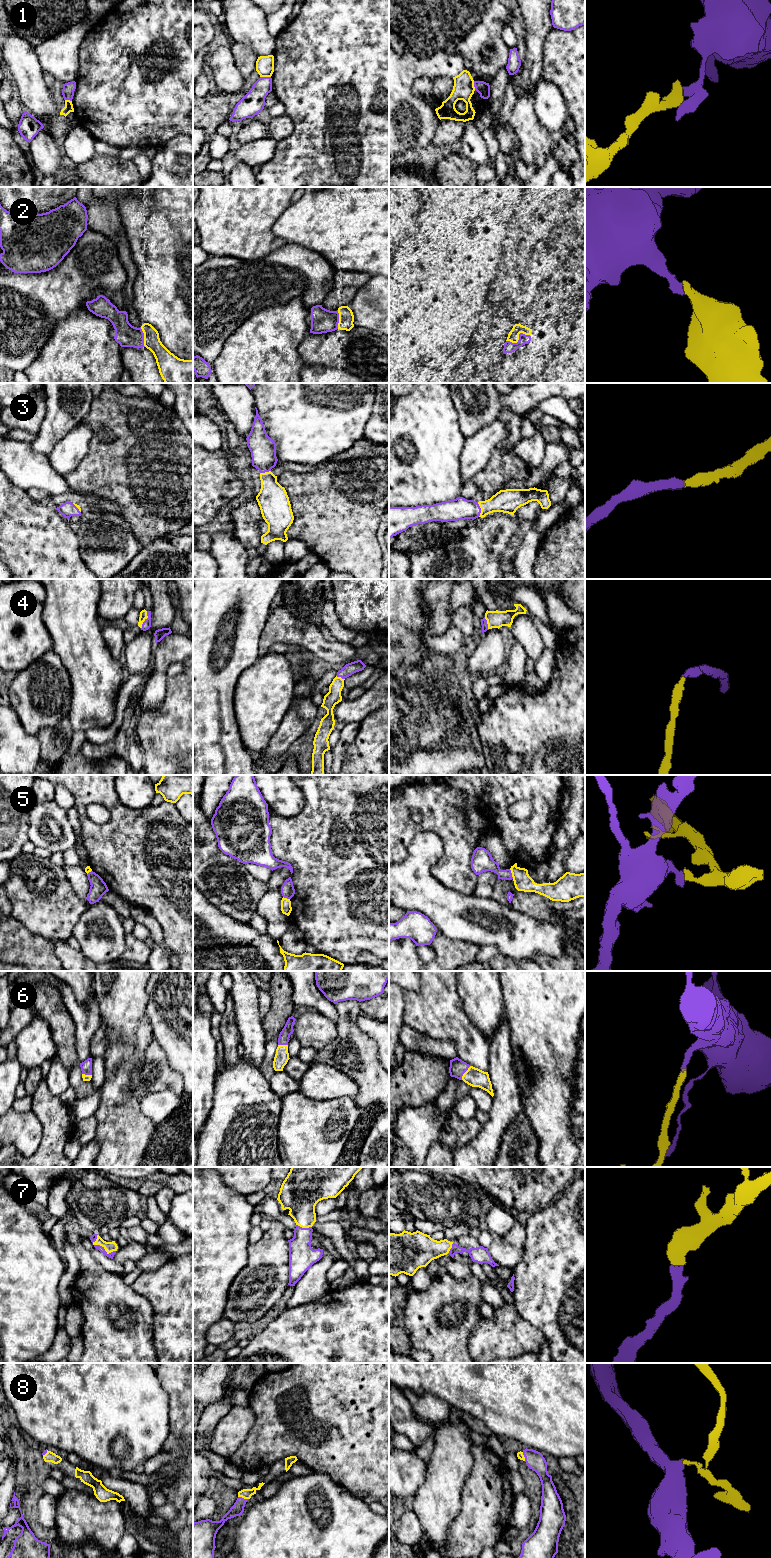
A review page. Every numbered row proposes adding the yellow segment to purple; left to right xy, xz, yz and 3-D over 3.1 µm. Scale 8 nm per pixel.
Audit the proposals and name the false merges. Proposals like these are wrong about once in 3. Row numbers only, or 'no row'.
1, 5

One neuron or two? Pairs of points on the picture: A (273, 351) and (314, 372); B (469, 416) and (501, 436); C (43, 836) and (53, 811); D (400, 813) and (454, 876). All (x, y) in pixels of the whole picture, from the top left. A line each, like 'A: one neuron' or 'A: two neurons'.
A: two neurons
B: two neurons
C: one neuron
D: one neuron

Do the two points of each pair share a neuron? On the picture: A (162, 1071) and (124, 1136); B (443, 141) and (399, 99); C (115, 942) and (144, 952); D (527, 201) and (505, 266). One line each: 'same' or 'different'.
A: different
B: different
C: different
D: same

